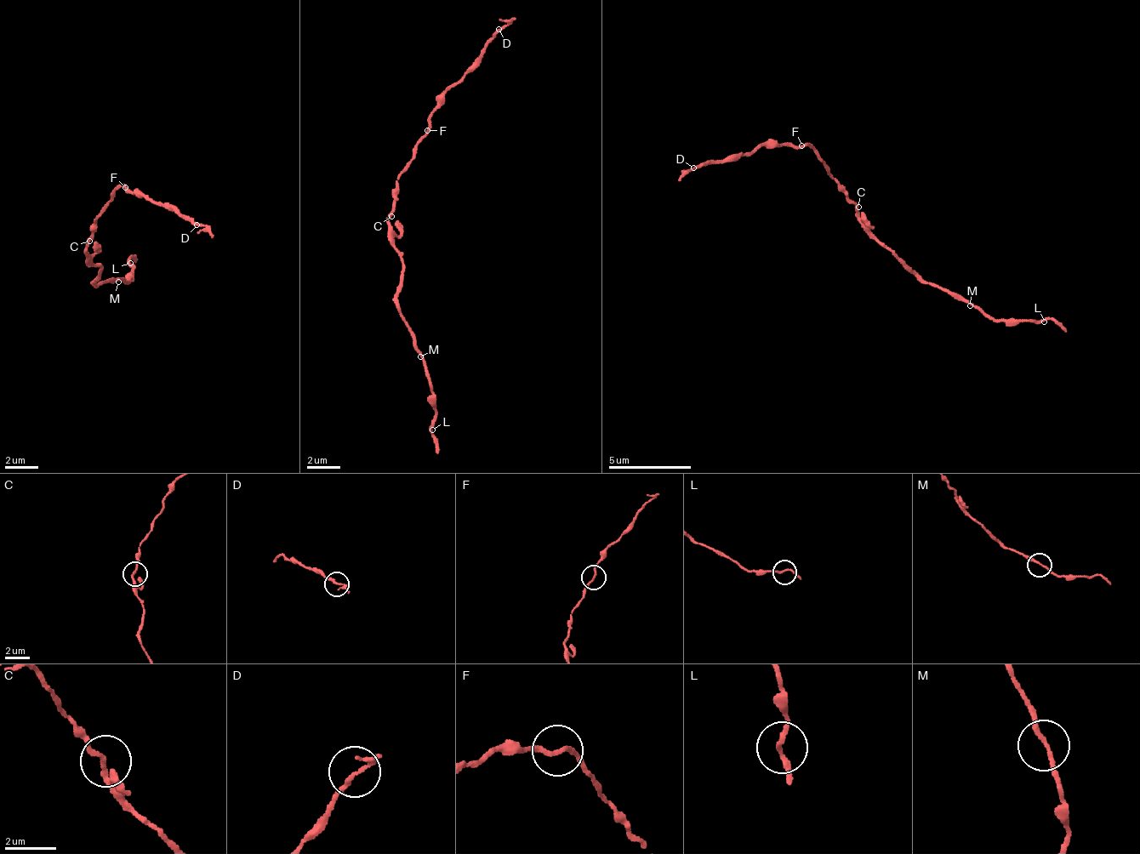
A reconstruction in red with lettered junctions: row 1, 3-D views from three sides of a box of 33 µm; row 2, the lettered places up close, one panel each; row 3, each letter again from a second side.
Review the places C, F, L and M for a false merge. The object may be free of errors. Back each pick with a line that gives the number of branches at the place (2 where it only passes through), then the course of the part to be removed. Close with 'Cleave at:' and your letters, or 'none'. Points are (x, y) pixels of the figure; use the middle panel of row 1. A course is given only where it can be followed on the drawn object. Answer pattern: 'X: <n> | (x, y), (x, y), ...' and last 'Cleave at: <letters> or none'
Cleave at: none

